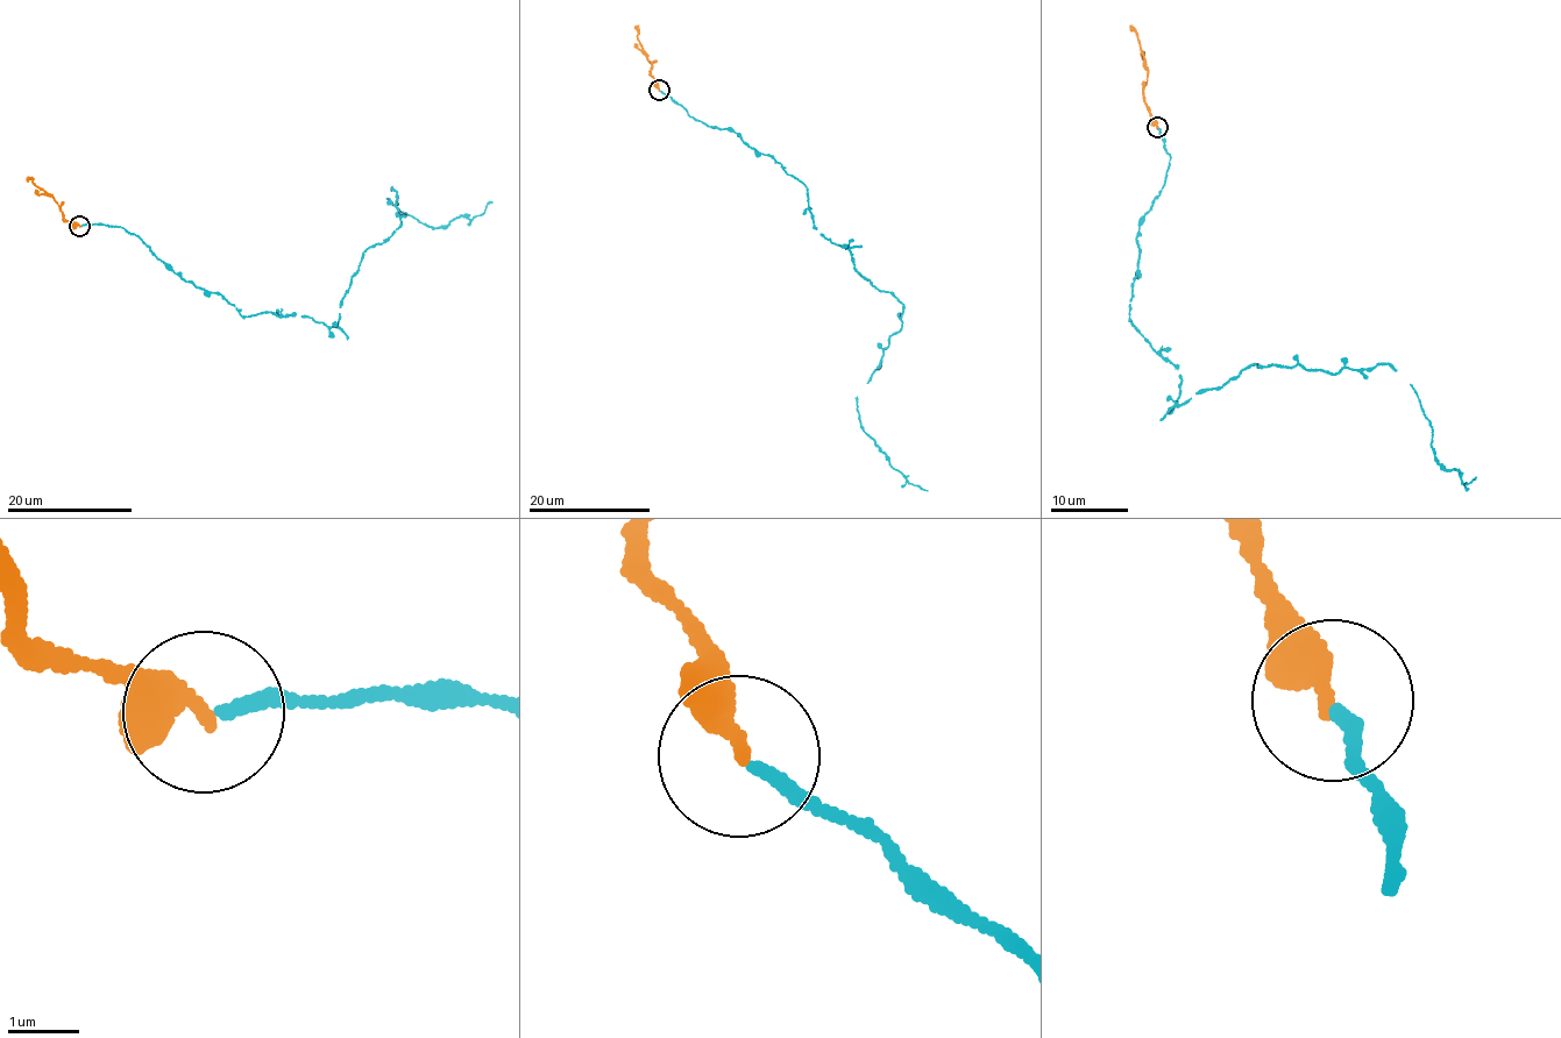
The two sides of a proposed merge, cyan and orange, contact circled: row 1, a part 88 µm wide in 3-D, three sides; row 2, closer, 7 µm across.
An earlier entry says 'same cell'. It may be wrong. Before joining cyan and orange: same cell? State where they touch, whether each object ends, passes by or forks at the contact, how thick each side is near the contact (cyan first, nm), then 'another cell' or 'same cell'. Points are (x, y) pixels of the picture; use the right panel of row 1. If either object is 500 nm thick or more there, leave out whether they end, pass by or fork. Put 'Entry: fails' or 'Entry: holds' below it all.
at (1157, 127); cyan ends there; orange ends there; 200 nm thick on the cyan side, 380 nm on the other; same cell
Entry: holds

